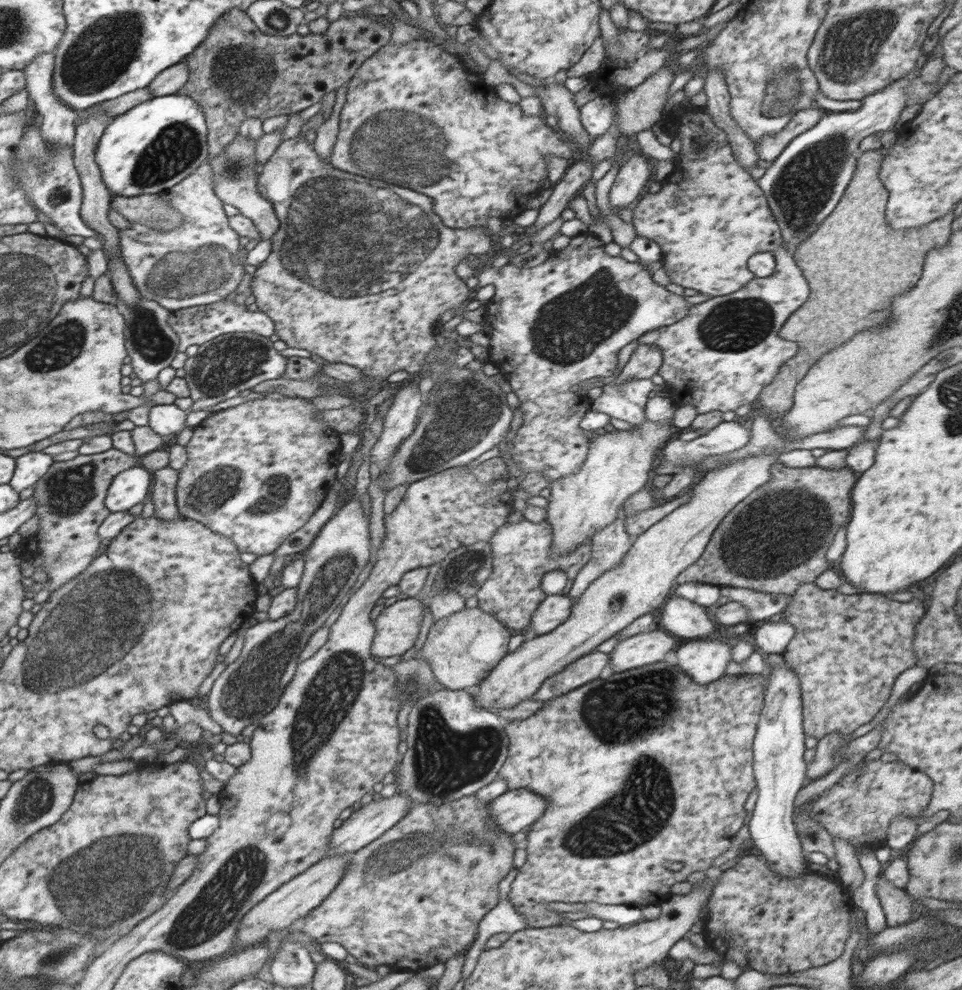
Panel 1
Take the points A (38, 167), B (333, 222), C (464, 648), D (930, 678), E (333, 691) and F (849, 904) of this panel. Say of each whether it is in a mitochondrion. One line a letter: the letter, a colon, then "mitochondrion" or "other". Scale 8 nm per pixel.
A: mitochondrion
B: mitochondrion
C: other
D: other
E: mitochondrion
F: other

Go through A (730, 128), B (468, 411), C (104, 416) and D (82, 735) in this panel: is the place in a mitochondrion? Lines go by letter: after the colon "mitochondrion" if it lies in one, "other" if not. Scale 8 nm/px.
A: other
B: mitochondrion
C: other
D: other

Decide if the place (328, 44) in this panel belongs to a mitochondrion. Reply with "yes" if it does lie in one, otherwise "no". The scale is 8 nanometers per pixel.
no

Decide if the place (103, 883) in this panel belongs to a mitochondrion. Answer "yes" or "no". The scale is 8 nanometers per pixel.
yes

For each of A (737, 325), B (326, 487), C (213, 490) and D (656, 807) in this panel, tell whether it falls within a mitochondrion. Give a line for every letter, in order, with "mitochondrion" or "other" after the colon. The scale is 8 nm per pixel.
A: mitochondrion
B: other
C: mitochondrion
D: mitochondrion

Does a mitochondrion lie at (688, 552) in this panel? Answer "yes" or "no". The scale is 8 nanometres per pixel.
no

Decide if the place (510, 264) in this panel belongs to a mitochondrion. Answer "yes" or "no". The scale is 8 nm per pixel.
no

